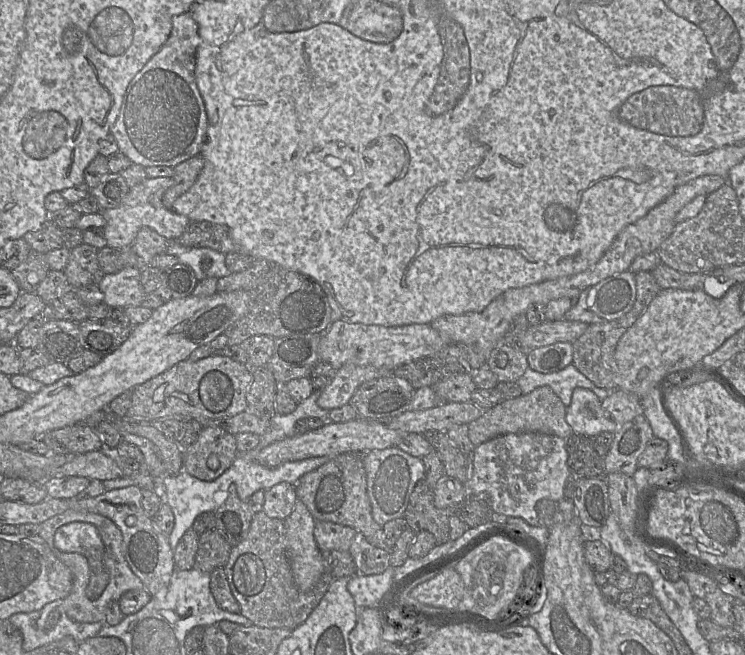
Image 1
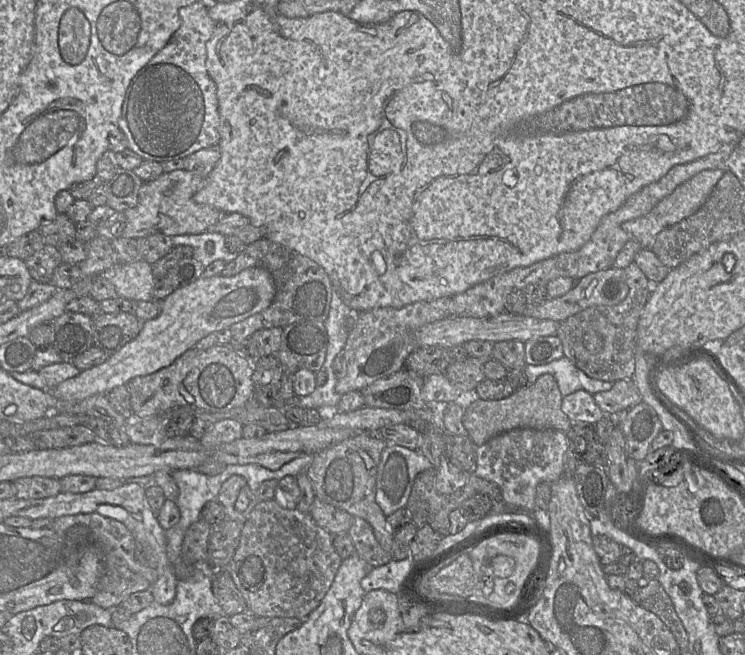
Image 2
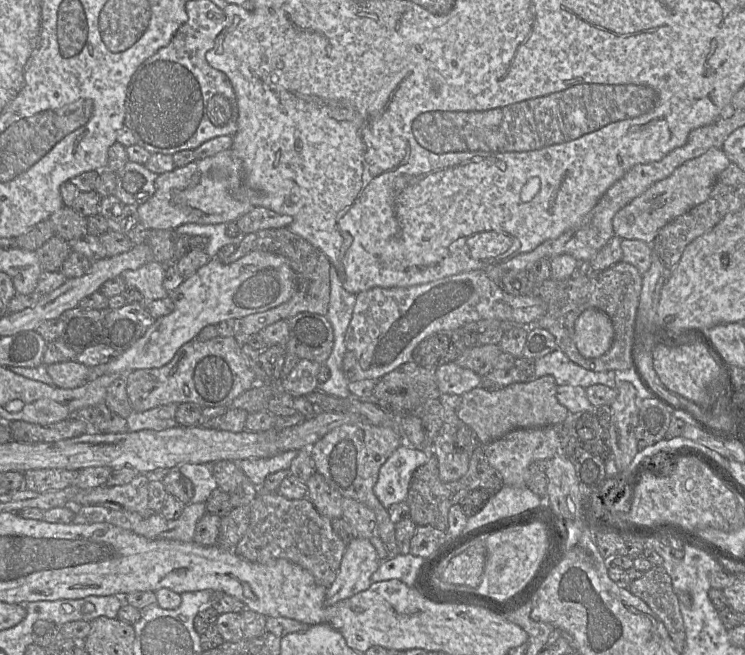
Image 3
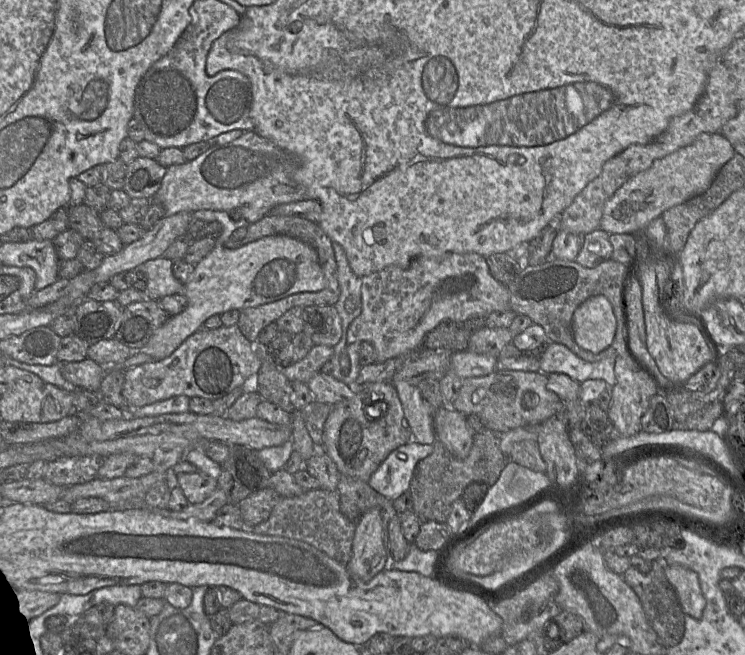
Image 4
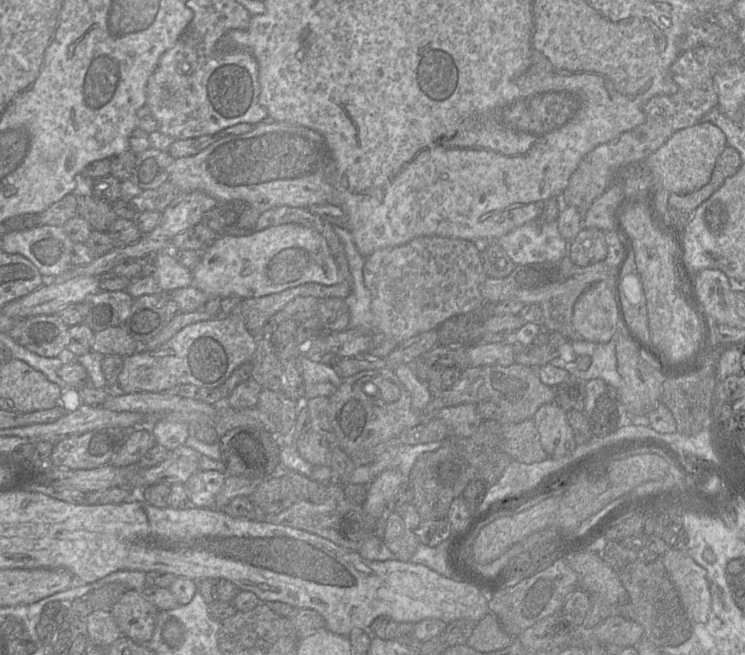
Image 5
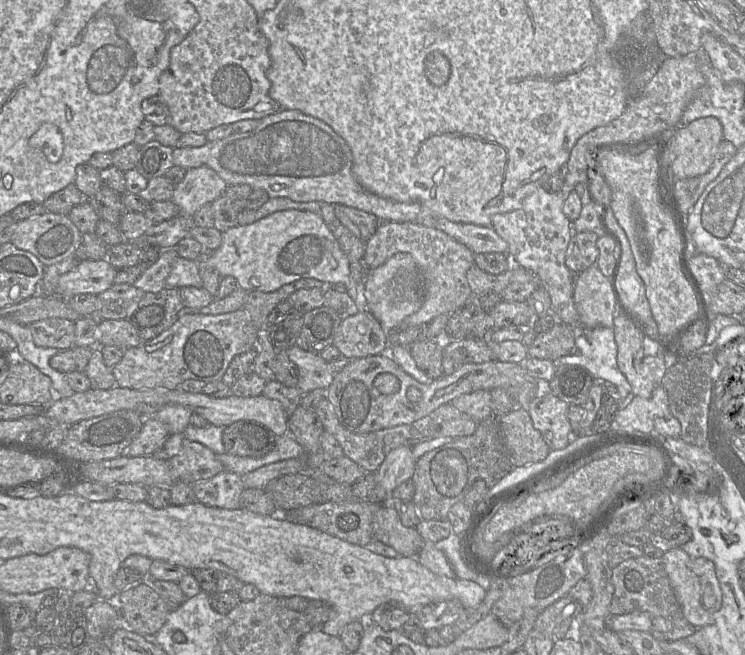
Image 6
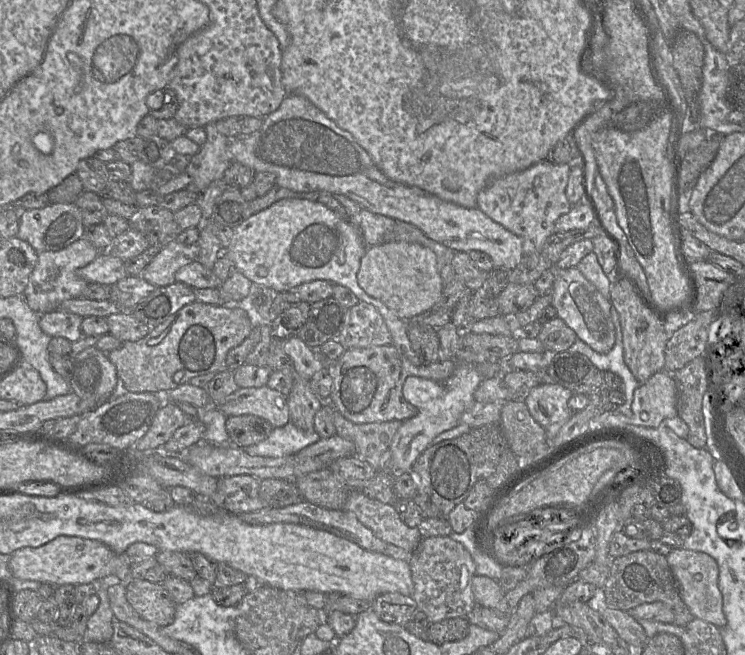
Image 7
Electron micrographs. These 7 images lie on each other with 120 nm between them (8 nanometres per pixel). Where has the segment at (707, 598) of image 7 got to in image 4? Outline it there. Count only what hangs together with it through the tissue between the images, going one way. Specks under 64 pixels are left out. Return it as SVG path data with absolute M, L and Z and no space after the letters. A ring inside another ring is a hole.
M668 565L666 577L673 587L685 614L699 619L706 606L698 574L680 565Z

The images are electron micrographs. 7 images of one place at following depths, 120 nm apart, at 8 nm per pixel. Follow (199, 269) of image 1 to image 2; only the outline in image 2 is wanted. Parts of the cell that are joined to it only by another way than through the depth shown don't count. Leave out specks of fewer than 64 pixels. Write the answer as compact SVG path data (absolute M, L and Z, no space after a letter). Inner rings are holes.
M205 231L200 234L171 236L171 238L173 247L184 245L192 247L192 257L205 268L216 260L223 260L227 264L238 255L227 249L225 236L217 232Z

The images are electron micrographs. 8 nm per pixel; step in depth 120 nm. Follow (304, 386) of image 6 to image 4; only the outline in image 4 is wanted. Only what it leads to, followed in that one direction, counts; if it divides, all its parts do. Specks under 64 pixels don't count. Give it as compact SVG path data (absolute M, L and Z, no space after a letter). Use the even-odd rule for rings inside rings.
M319 372L307 384L313 401L325 403L330 406L351 399L355 395L348 385L337 380L331 374Z

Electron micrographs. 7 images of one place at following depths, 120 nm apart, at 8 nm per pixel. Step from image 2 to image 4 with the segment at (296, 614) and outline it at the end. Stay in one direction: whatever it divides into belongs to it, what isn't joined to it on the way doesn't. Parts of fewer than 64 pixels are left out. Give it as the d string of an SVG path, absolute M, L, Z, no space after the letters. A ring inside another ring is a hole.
M319 487L305 491L299 496L281 497L269 517L255 525L252 532L305 542L332 559L347 564L352 555L355 528L356 522L346 518L340 510L340 497L337 490L328 491Z

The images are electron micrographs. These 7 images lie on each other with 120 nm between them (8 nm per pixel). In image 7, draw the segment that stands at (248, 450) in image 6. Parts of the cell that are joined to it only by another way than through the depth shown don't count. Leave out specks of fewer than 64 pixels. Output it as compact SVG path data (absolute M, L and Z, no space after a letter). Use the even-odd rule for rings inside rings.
M253 415L228 417L226 421L230 444L238 448L264 441L273 429L269 422Z

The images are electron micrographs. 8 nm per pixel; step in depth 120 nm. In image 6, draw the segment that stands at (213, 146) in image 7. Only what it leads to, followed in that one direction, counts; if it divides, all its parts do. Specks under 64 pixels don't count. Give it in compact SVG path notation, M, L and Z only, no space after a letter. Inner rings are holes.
M210 167L191 168L186 170L171 200L179 207L181 215L193 217L202 206L224 195L227 186Z

